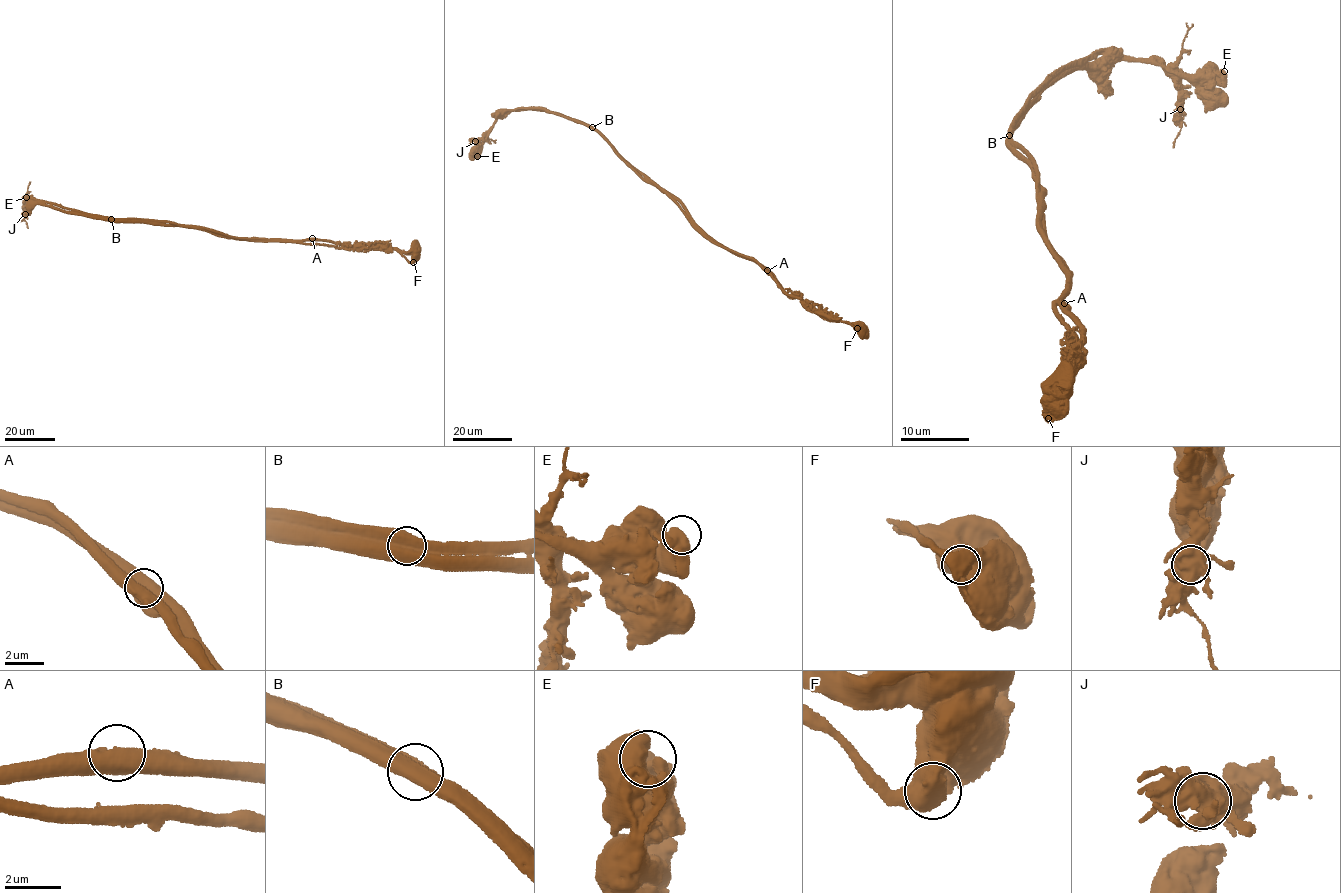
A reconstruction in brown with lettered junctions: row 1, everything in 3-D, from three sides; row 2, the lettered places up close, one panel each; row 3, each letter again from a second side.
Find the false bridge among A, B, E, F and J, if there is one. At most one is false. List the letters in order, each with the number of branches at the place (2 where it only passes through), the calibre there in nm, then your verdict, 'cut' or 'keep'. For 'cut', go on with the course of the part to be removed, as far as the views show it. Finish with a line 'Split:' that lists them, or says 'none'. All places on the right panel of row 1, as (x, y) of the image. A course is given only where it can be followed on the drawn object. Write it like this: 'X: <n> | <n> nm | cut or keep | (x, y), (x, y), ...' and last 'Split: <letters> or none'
A: 2 | 700 nm | keep
B: 2 | 700 nm | cut | (1009, 134), (1030, 154), (1043, 238), (1067, 279), (1051, 302), (1079, 359), (1048, 415), (1067, 398)
E: 1 | 950 nm | keep
F: 2 | 850 nm | keep
J: 5 | 750 nm | keep
Split: B

